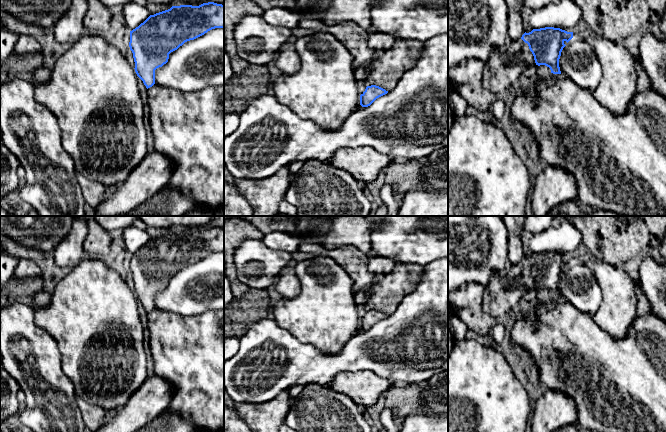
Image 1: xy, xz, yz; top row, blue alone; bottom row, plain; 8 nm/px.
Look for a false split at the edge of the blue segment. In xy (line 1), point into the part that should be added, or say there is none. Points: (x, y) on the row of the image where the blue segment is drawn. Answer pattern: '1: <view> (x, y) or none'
1: none

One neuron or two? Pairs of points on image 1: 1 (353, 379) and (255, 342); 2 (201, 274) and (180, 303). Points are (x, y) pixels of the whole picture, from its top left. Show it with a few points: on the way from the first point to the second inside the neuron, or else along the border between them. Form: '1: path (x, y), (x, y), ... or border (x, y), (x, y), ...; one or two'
1: border (361, 369), (339, 372), (327, 385); two
2: path (201, 281), (187, 296); one

